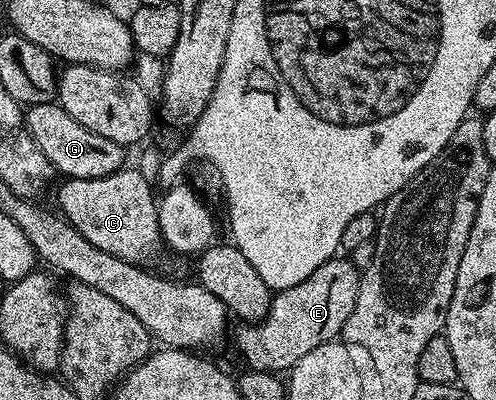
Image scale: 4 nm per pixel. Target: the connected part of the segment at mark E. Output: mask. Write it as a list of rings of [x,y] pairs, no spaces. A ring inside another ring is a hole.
[[[347,256],[331,257],[314,275],[289,289],[281,289],[269,303],[269,313],[255,324],[241,324],[236,333],[236,349],[248,369],[283,374],[291,371],[304,355],[343,334],[346,319],[358,299],[361,270]]]

